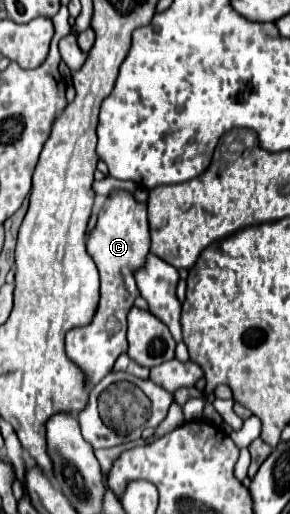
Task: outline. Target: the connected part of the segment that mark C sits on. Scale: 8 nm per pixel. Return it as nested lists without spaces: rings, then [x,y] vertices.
[[[114,190],[102,210],[98,212],[98,224],[88,236],[88,254],[100,272],[100,304],[92,322],[84,328],[70,330],[66,336],[66,354],[76,362],[88,376],[88,382],[98,384],[114,366],[116,358],[126,352],[126,314],[134,300],[140,296],[134,270],[144,266],[146,254],[150,252],[150,232],[146,222],[146,204],[134,200],[126,190]]]

